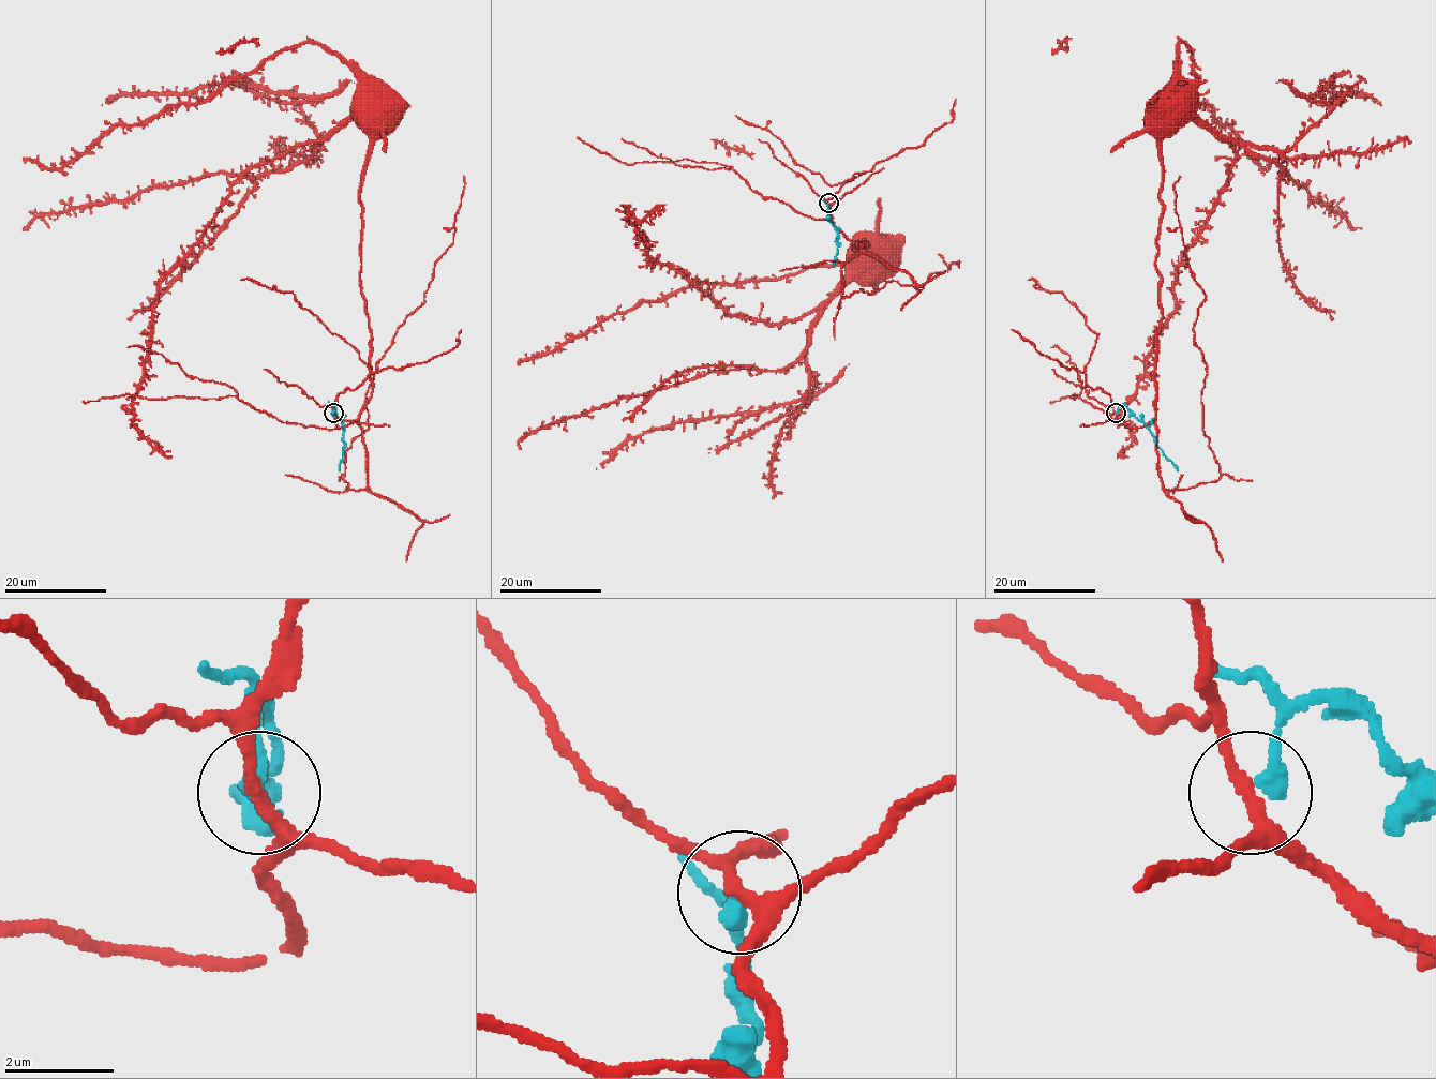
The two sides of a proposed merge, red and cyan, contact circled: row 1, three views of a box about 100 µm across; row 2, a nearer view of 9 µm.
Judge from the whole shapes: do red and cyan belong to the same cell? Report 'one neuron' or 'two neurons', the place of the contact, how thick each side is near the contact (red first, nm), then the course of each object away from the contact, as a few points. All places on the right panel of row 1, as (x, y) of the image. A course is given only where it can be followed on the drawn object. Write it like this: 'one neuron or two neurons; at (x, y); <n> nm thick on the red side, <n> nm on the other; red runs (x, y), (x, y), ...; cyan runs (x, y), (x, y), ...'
two neurons; at (1116, 413); 240 nm thick on the red side, 340 nm on the other; red runs (1116, 414), (1133, 428), (1155, 417), (1162, 139), (1190, 118), (1236, 158), (1123, 413), (1124, 458); cyan runs (1116, 413), (1119, 406), (1125, 406), (1143, 423), (1178, 470)

